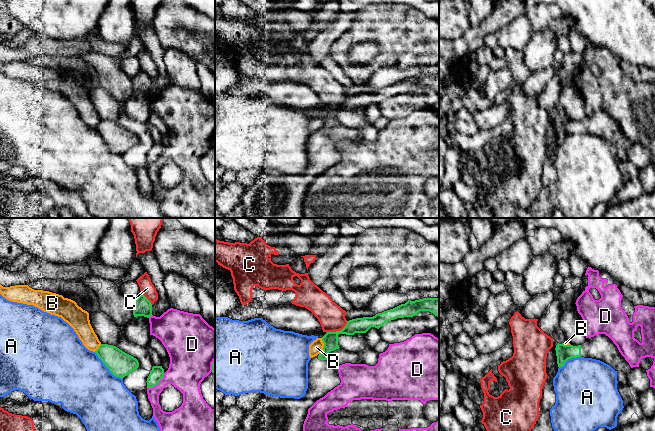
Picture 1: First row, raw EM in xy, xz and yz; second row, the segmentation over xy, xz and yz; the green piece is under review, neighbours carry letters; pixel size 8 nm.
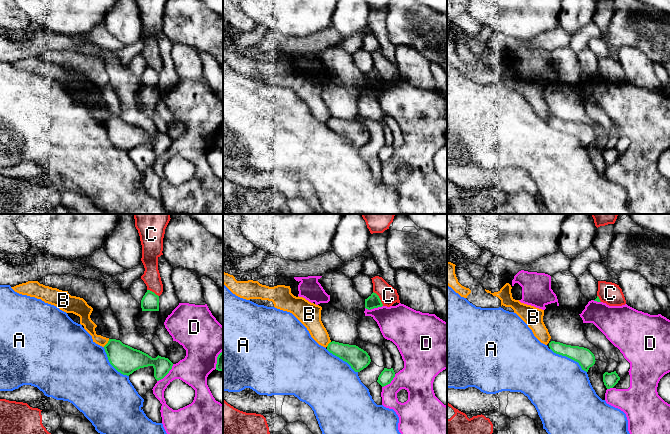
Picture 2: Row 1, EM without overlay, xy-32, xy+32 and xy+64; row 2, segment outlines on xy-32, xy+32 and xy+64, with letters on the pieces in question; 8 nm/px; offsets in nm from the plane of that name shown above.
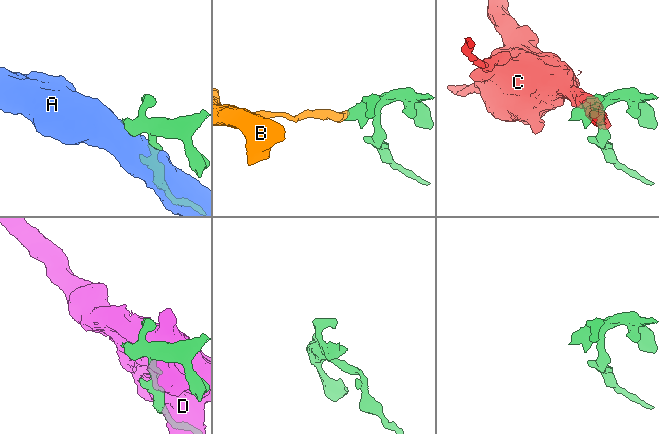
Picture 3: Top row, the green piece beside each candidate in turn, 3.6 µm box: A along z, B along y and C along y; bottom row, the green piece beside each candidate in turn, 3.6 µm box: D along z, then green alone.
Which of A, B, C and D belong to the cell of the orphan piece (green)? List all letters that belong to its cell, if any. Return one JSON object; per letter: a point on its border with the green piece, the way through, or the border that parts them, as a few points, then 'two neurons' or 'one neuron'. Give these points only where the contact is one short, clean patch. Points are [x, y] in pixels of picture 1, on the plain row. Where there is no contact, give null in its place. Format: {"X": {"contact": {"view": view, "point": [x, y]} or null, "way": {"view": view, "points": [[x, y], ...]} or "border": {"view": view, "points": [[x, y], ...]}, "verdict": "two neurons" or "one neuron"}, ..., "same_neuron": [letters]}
{"A": {"contact": {"view": "xy", "point": [107, 143]}, "verdict": "two neurons"}, "B": {"contact": {"view": "xz", "point": [324, 122]}, "border": {"view": "xz", "points": [[322, 114], [323, 126], [319, 130]]}, "verdict": "two neurons"}, "C": {"contact": {"view": "xz", "point": [337, 107]}, "verdict": "two neurons"}, "D": {"contact": {"view": "xy", "point": [157, 159]}, "verdict": "two neurons"}, "same_neuron": []}

